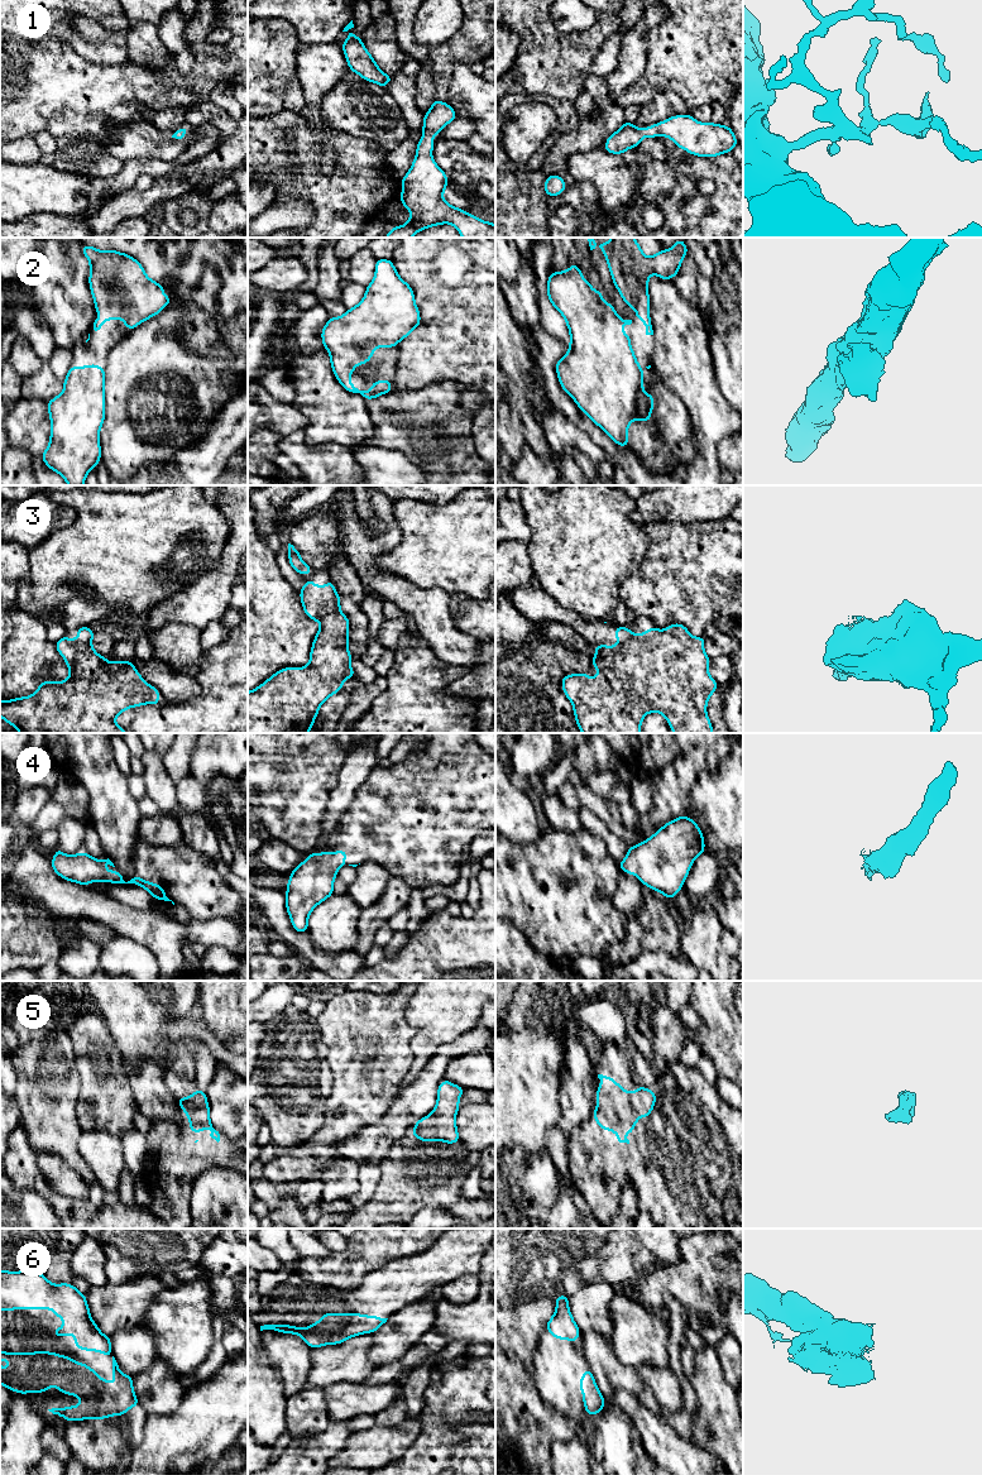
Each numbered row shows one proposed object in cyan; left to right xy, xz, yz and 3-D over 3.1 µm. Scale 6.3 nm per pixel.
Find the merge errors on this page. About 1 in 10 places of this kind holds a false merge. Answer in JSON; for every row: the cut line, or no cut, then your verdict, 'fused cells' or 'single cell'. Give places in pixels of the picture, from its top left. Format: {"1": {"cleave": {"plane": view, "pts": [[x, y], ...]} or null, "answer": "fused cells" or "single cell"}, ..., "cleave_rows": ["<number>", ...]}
{"1": {"cleave": null, "answer": "single cell"}, "2": {"cleave": null, "answer": "single cell"}, "3": {"cleave": null, "answer": "single cell"}, "4": {"cleave": null, "answer": "single cell"}, "5": {"cleave": null, "answer": "single cell"}, "6": {"cleave": null, "answer": "single cell"}, "cleave_rows": []}

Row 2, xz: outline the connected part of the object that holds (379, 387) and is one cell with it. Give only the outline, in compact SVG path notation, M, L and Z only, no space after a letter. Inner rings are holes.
M377 259L373 281L367 286L363 300L340 317L330 317L321 331L322 346L330 354L331 369L342 388L361 394L370 401L392 392L392 380L372 382L369 392L358 389L350 383L350 375L359 364L368 364L375 348L394 348L411 335L421 324L420 310L415 302L411 286L404 282L391 259Z

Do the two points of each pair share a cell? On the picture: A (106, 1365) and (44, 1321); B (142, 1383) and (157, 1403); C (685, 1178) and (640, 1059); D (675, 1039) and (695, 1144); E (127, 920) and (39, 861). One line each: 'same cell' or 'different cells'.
A: same cell
B: same cell
C: different cells
D: different cells
E: same cell

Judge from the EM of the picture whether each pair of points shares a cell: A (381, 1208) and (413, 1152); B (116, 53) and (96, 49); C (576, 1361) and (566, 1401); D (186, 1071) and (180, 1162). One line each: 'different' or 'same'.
A: same
B: same
C: same
D: same

